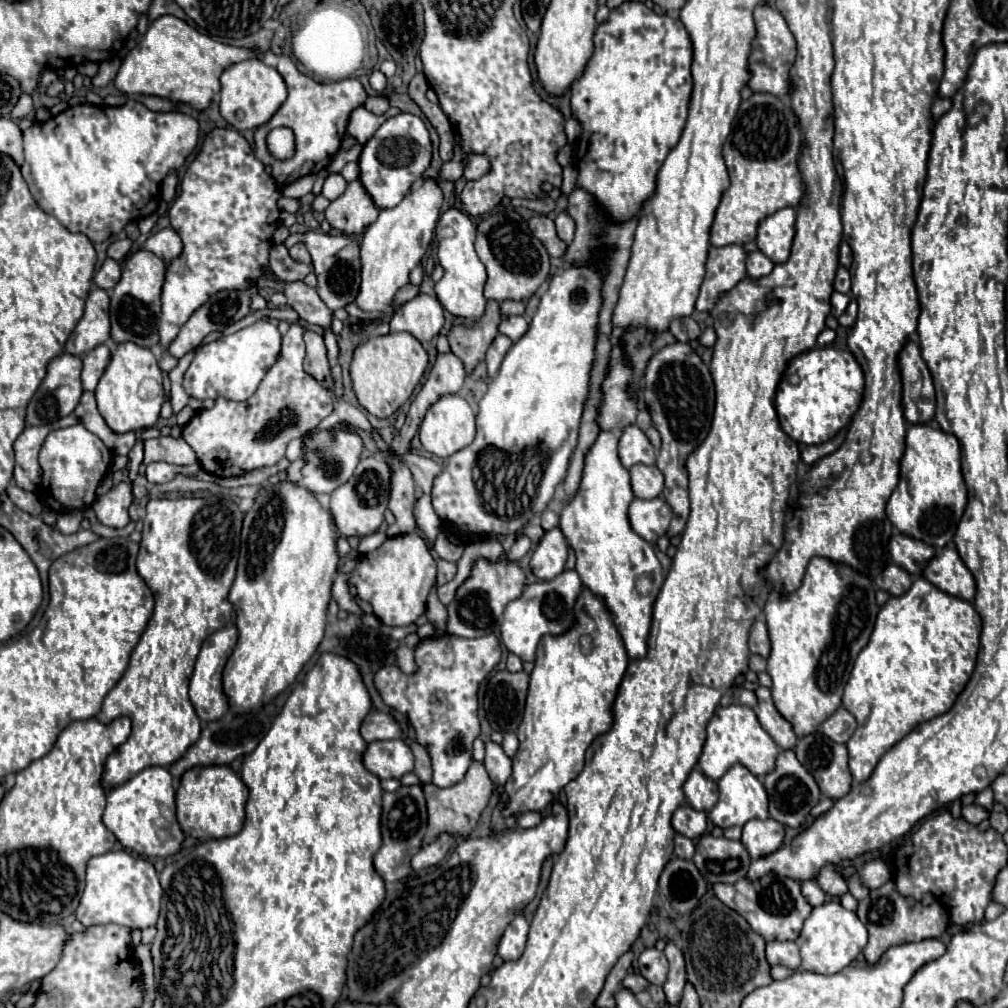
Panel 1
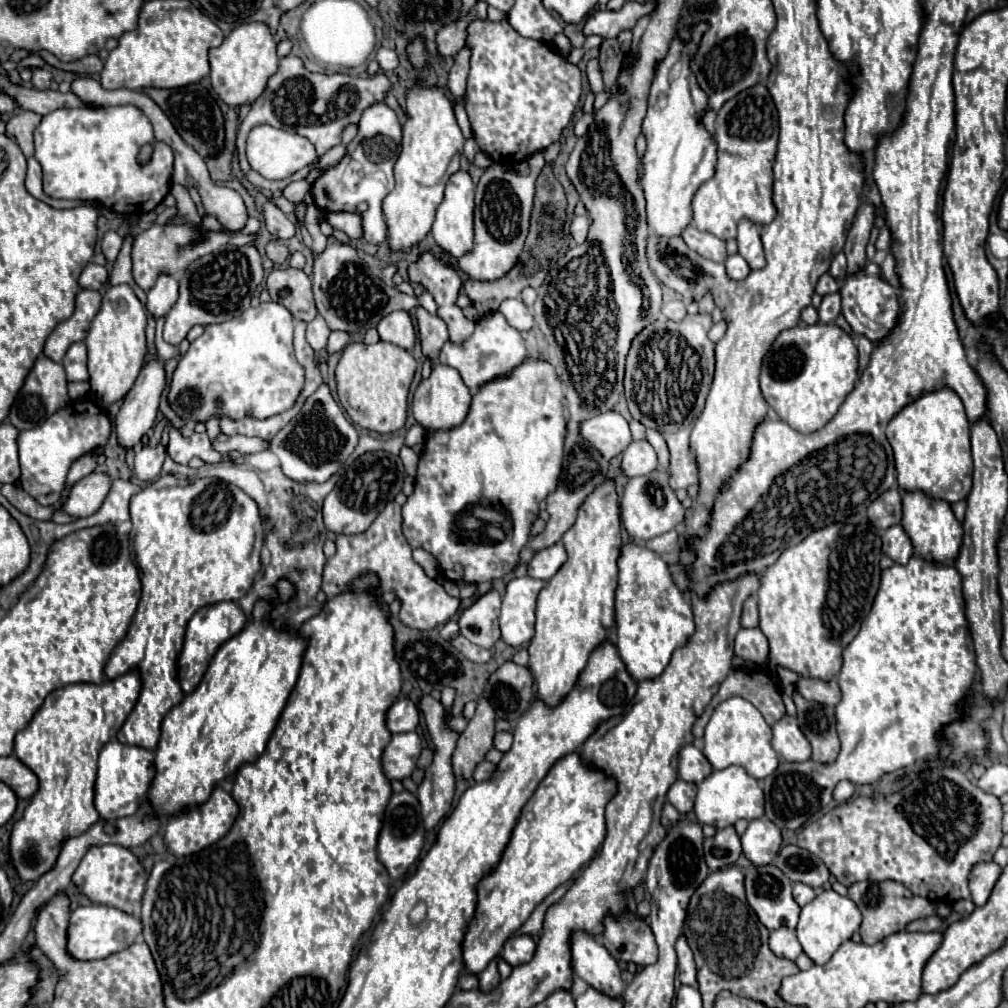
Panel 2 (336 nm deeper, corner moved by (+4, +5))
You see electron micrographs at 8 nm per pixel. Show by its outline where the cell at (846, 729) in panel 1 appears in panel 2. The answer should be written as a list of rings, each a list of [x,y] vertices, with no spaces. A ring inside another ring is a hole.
[[[800,678],[796,684],[798,692],[810,700],[810,702],[822,702],[824,706],[836,706],[842,698],[842,692],[838,688],[838,680],[832,678],[830,682],[822,680],[810,680],[810,678]]]

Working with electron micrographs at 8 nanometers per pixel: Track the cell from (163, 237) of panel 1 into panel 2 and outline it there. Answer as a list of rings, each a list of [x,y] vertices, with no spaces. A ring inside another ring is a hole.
[[[160,274],[154,288],[148,292],[148,312],[154,318],[166,316],[168,310],[174,306],[178,300],[178,280],[170,274]]]

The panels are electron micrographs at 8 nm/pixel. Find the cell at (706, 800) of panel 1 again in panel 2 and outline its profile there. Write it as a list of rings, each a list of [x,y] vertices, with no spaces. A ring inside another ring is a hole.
[[[688,744],[680,750],[680,764],[678,764],[678,776],[686,782],[702,782],[712,774],[710,762],[704,758],[698,746]]]

